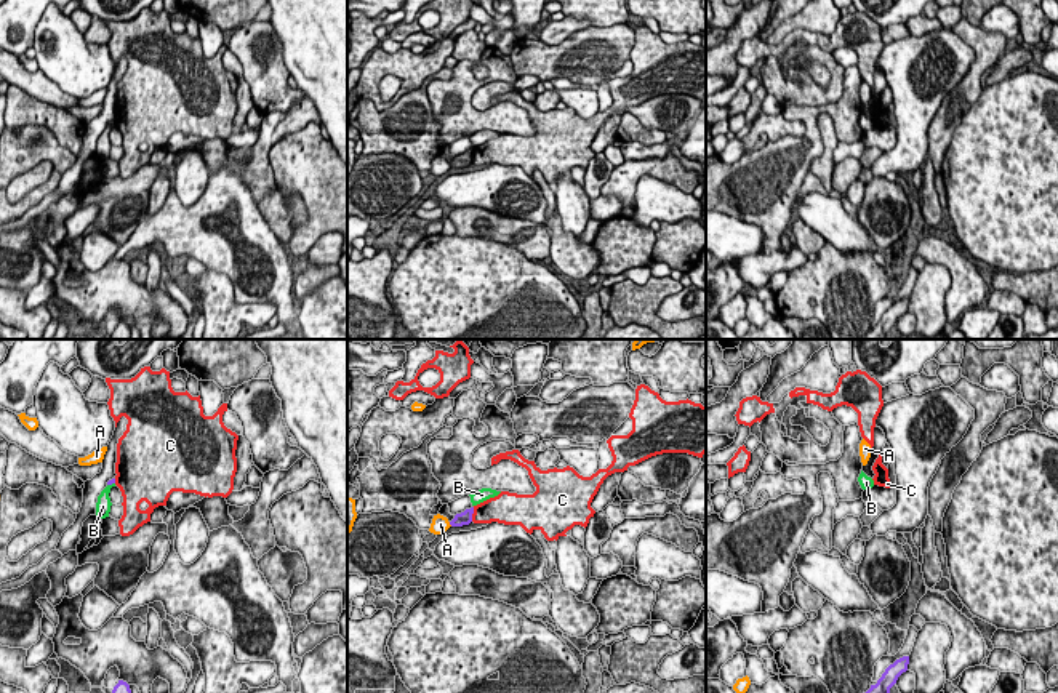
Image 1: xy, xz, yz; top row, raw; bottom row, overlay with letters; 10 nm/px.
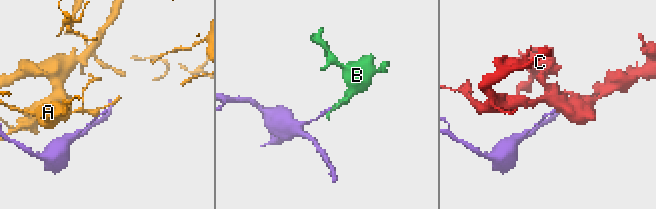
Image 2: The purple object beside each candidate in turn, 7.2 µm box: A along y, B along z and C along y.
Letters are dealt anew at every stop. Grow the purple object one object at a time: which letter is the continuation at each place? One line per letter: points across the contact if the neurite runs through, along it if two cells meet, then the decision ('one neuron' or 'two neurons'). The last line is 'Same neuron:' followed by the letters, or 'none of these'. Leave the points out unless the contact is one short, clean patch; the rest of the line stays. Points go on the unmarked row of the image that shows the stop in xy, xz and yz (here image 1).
A: border xz (448, 164), (452, 167); two neurons
B: border xy (114, 124), (108, 127); two neurons
C: border xz (474, 149), (471, 162); two neurons
Same neuron: none of these

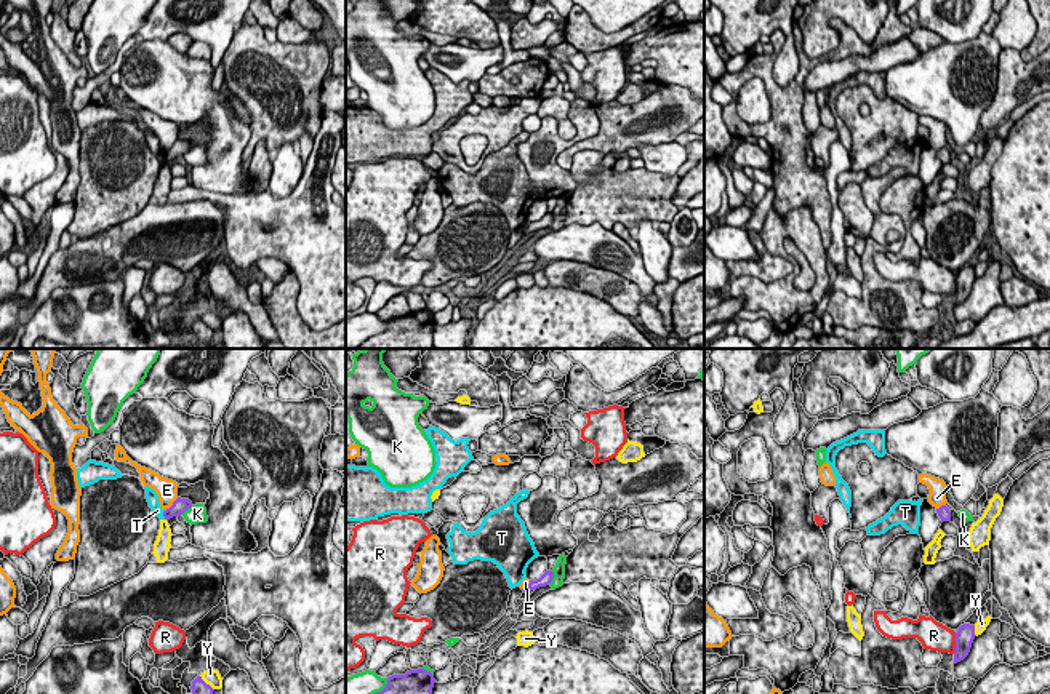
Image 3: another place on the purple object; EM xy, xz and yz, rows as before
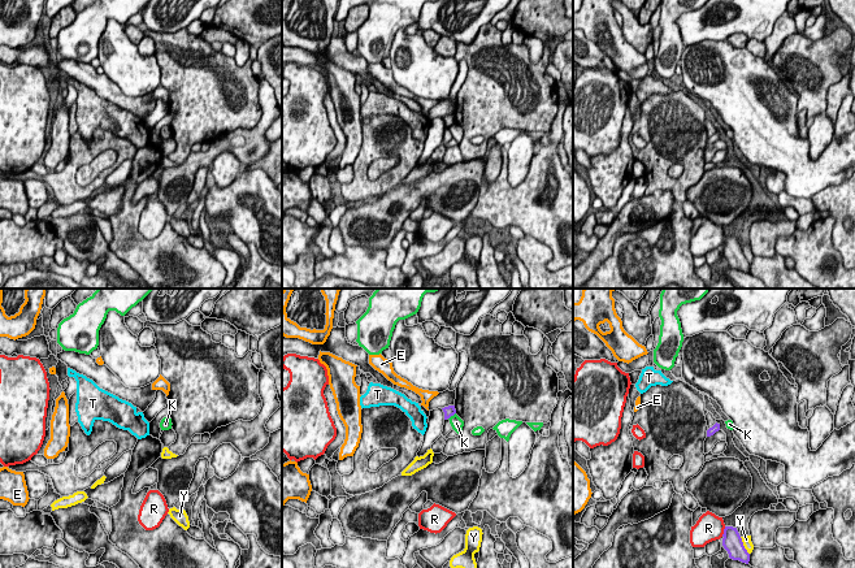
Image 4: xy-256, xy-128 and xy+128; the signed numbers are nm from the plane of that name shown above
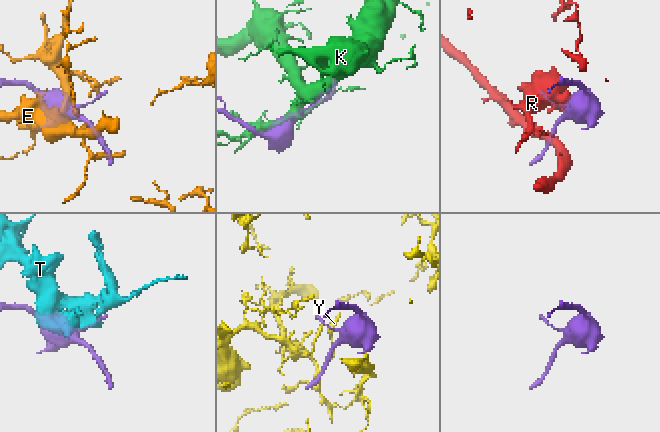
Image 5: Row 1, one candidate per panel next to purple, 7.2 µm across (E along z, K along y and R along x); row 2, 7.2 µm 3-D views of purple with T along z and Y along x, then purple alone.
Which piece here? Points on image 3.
E: border xy (178, 139), (165, 152); two neurons
K: two neurons
R: two neurons
T: border xy (165, 152), (164, 160); two neurons
Y: two neurons
Same neuron: none of these

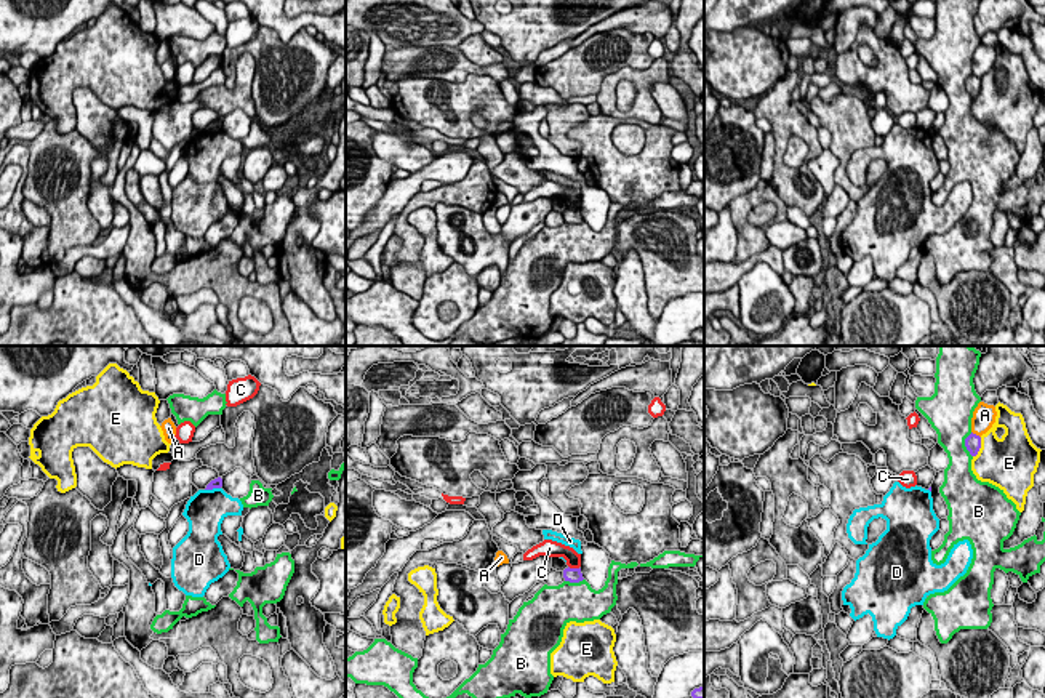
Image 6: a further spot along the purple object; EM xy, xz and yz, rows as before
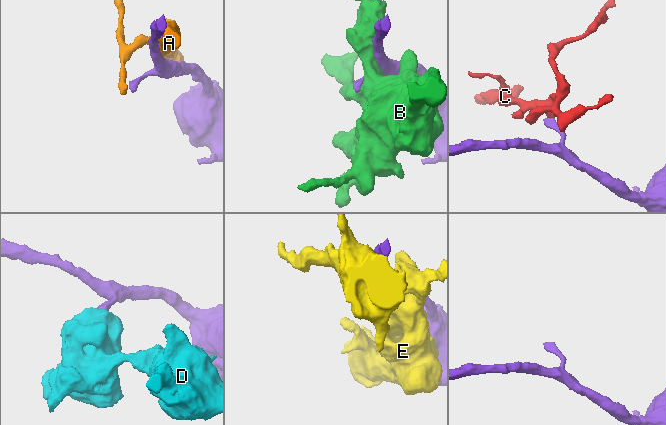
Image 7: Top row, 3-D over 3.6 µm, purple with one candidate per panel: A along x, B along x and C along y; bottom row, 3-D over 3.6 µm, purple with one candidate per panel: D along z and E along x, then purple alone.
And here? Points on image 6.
A: two neurons
B: two neurons
C: two neurons
D: two neurons
E: two neurons
Same neuron: none of these

